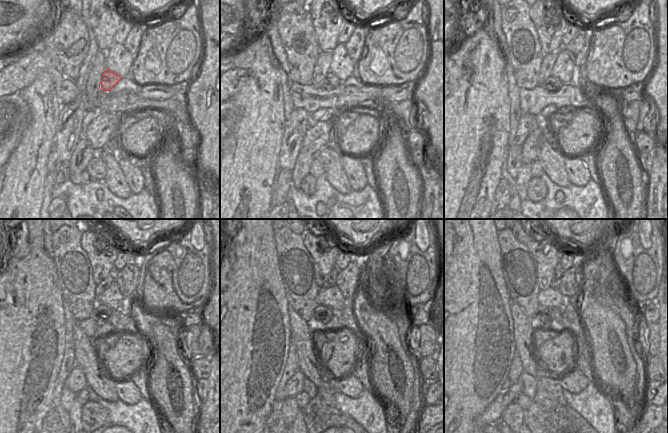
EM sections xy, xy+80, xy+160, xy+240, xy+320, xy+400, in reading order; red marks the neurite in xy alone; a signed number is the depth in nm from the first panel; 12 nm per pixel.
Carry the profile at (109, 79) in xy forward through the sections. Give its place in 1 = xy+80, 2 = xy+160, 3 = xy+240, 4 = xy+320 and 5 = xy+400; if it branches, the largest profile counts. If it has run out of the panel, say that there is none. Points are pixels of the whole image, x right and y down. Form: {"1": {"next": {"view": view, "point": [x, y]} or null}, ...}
{"1": {"next": {"view": "xy+80", "point": [331, 81]}}, "2": {"next": {"view": "xy+160", "point": [551, 84]}}, "3": {"next": {"view": "xy+240", "point": [100, 313]}}, "4": {"next": {"view": "xy+320", "point": [322, 314]}}, "5": {"next": {"view": "xy+400", "point": [537, 318]}}}

